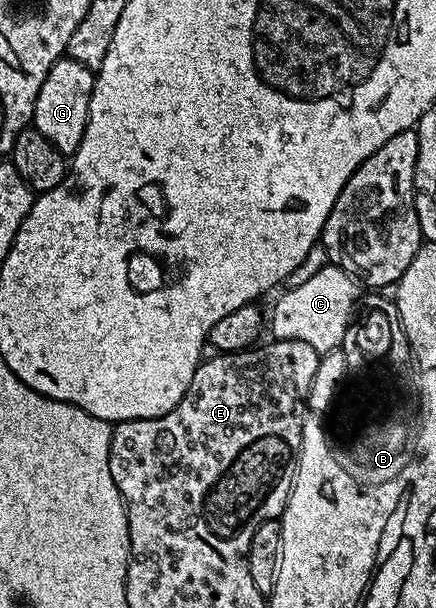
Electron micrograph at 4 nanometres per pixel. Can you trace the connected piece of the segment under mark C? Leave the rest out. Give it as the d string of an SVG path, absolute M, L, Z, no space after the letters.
M324 264L321 270L313 272L309 278L301 280L297 286L289 285L284 295L272 306L270 328L273 339L303 340L320 355L329 354L341 345L344 337L349 337L350 323L354 318L352 305L357 305L362 294L362 286L353 275L340 266Z

